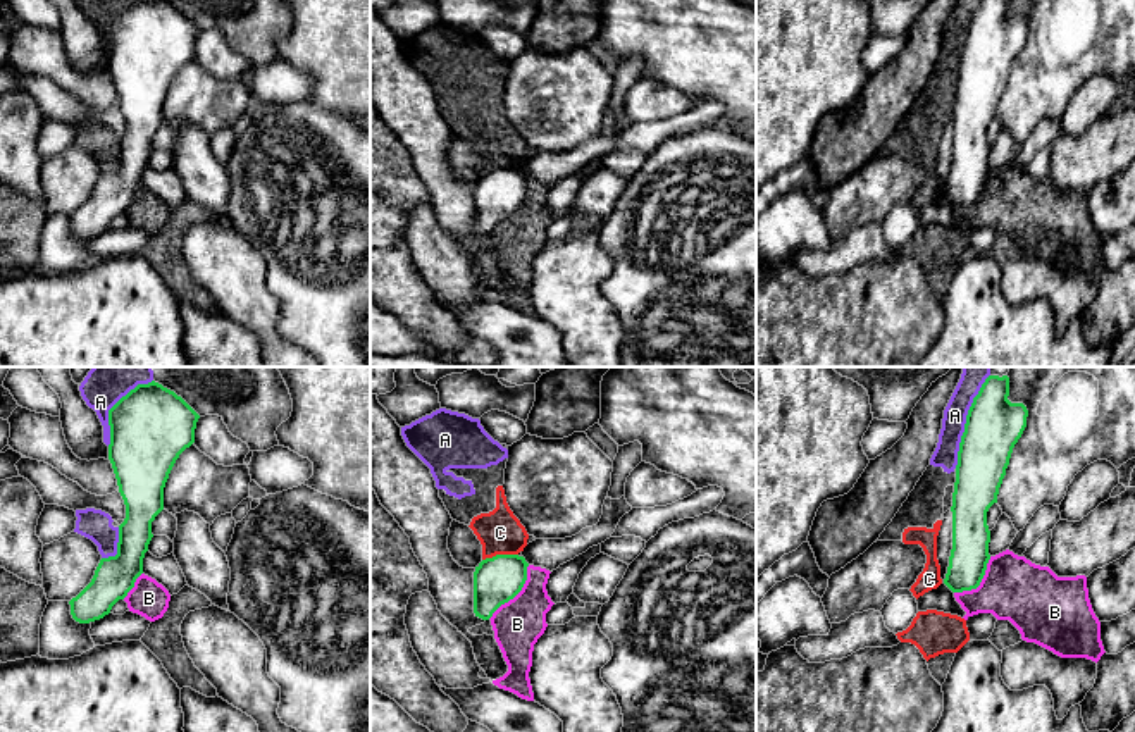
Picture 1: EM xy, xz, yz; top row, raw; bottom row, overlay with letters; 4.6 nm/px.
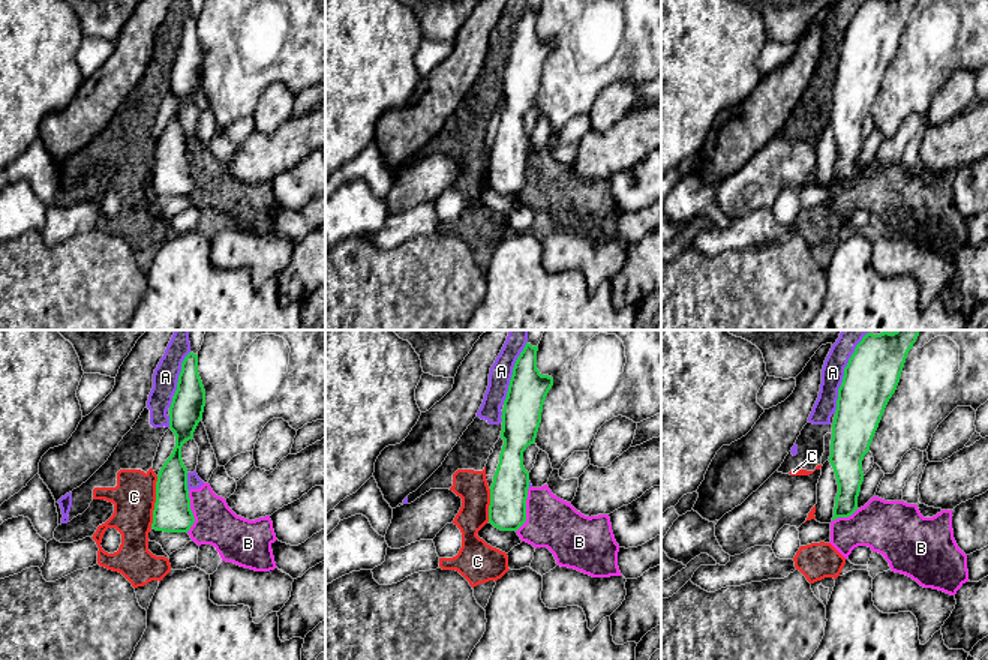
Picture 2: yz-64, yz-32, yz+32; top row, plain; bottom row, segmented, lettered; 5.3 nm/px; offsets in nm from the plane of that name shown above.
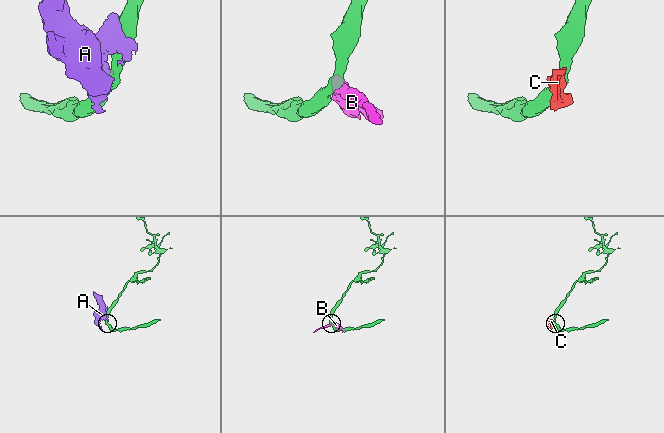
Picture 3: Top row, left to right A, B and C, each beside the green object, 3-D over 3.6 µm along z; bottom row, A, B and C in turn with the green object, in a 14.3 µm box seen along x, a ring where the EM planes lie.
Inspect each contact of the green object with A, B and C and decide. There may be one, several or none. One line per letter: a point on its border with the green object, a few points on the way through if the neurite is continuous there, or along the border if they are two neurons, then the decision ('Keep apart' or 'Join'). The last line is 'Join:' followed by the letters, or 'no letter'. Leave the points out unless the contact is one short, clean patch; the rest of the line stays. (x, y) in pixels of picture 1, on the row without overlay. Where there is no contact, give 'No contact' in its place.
A: Touches green at yz (965, 42). Keep apart
B: Touches green at xz (515, 209). Boundary: xz (529, 179), (524, 200), (488, 233). Keep apart
C: Touches green at xz (500, 169). Boundary: xz (517, 167), (496, 167), (483, 174). Keep apart
Join: no letter

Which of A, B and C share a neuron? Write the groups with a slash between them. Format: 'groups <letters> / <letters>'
groups A B C

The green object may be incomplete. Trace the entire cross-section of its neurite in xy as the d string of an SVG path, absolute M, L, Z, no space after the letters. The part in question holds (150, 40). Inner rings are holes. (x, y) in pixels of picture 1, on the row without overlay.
M136 0L109 24L109 74L126 133L119 140L117 169L102 172L91 196L69 215L76 236L109 229L143 188L152 136L164 124L165 96L179 69L195 57L198 33L164 0Z

